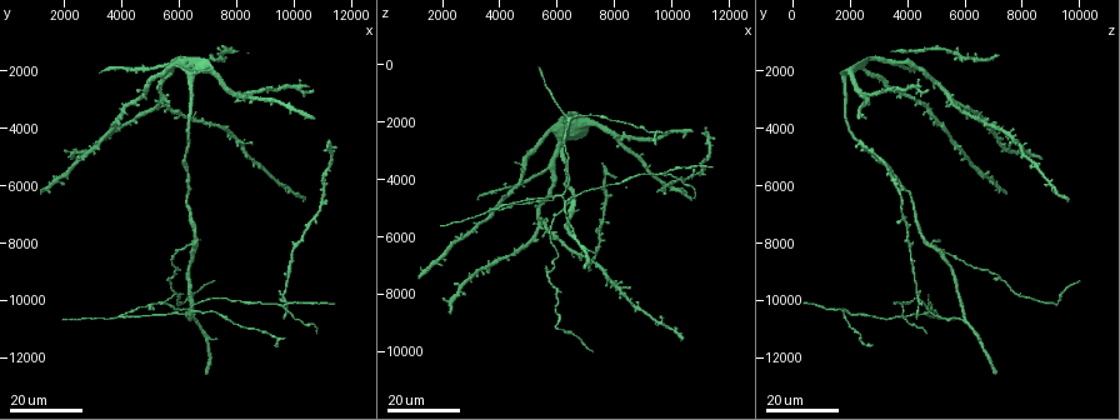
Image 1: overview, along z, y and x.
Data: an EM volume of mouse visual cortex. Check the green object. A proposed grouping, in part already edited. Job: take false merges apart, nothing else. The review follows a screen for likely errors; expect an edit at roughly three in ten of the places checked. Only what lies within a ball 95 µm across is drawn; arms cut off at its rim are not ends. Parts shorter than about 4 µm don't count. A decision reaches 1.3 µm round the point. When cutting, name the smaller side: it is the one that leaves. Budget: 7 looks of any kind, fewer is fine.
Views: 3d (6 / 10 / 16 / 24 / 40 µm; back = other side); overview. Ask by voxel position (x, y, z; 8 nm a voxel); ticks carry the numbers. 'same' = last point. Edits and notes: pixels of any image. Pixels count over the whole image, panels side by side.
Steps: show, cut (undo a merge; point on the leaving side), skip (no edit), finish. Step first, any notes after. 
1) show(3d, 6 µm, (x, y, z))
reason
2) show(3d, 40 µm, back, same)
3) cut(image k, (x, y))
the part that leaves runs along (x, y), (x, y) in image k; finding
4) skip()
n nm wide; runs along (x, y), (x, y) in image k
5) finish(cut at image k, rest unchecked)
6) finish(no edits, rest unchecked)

show(3d, 24 µm, (6600, 10600, 5800))

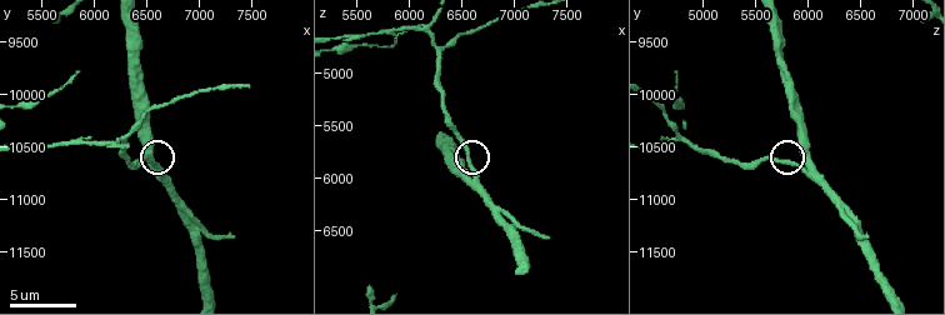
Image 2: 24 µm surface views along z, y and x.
show(3d, 6 µm, (6600, 10640, 5880))

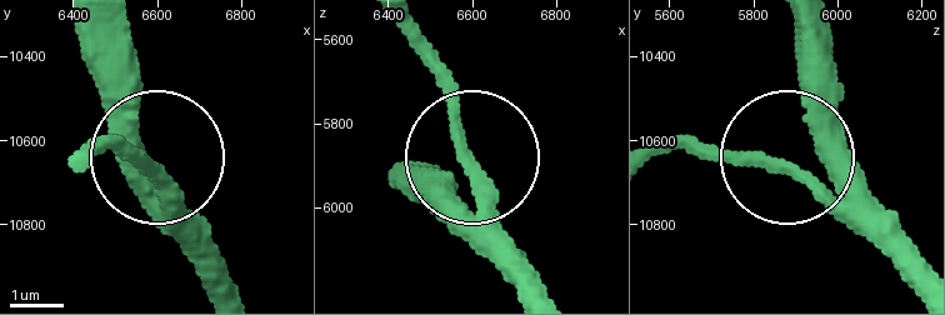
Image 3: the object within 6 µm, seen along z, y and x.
skip()
side arm 20 µm; all the same neuron

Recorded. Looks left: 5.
show(3d, 16 µm, (6500, 8000, 4700))
thin arm on a thick one

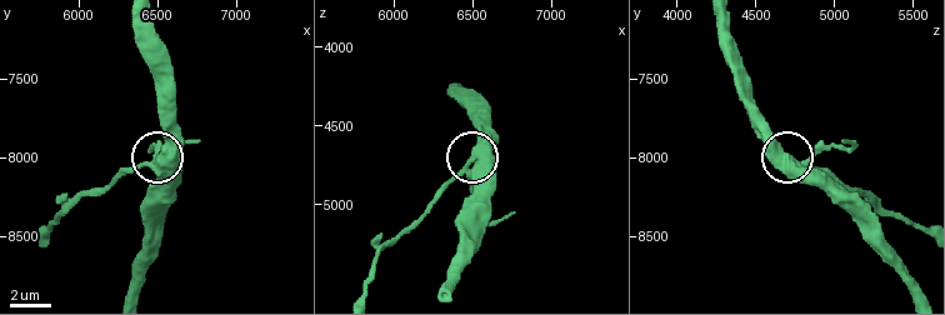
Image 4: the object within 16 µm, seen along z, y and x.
show(3d, 10 µm, (6440, 8060, 4800))

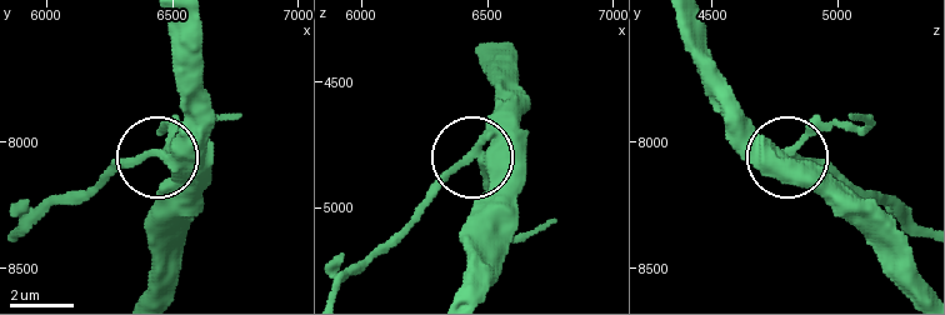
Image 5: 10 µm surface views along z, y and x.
cut(image 5, (136, 159))
3 arms; the part that leaves runs along (171, 165), (121, 158), (21, 230) in image 5; two neurons meet here

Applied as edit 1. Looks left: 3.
show(3d, 16 µm, (3900, 10600, 5100))
two arms in line, one across

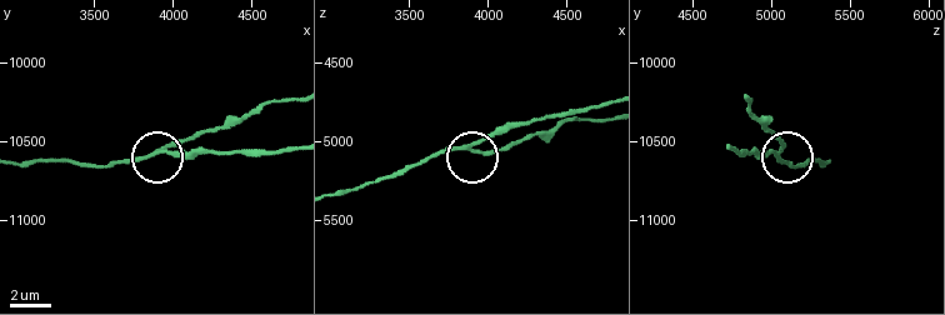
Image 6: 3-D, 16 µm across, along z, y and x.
show(3d, 6 µm, (3960, 10540, 5060))

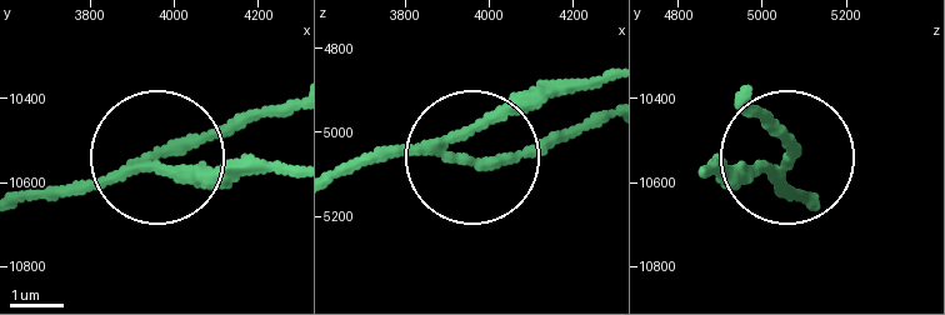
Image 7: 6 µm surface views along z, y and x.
cut(image 7, (250, 120))
the part that leaves runs along (184, 150), (288, 110) in image 7; two neurons meet here

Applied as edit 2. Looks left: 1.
finish(cut at image 5, cut at image 7, rest unchecked)

